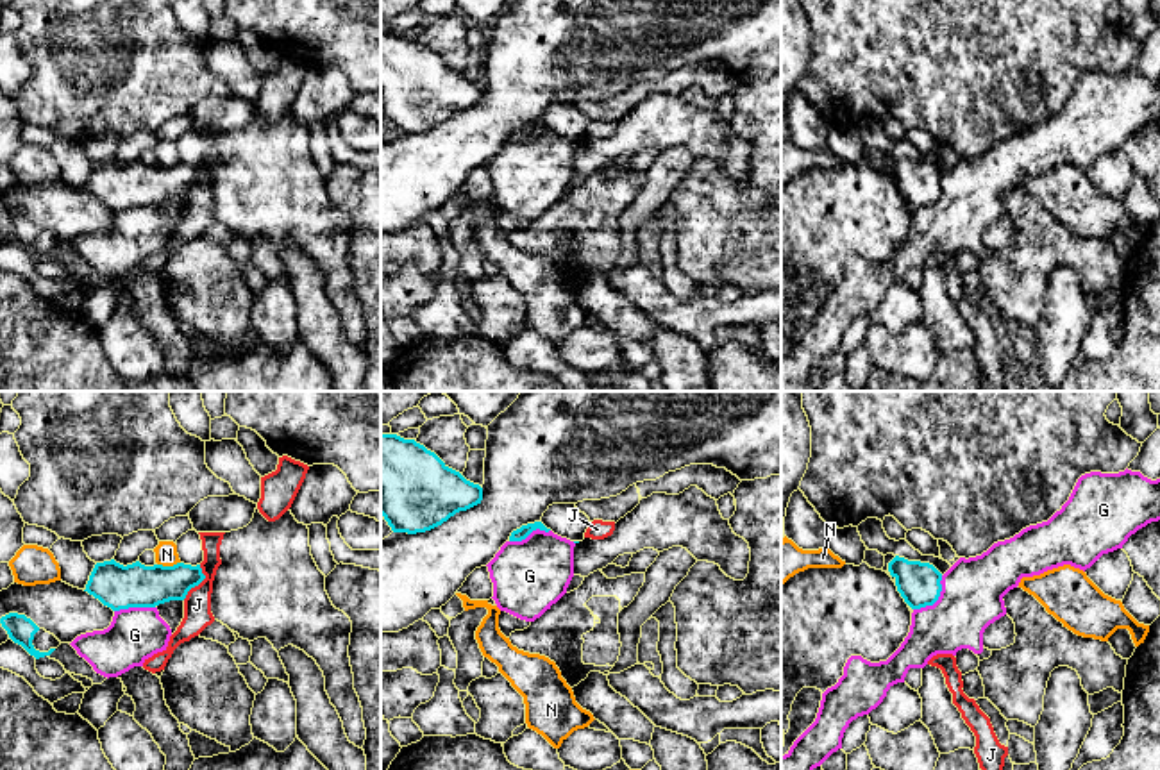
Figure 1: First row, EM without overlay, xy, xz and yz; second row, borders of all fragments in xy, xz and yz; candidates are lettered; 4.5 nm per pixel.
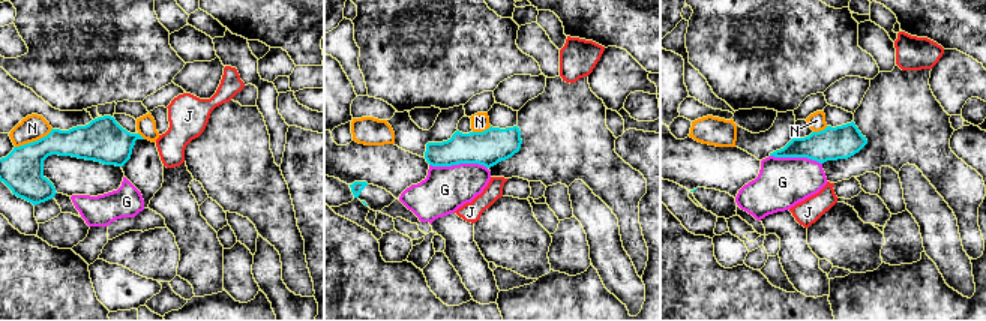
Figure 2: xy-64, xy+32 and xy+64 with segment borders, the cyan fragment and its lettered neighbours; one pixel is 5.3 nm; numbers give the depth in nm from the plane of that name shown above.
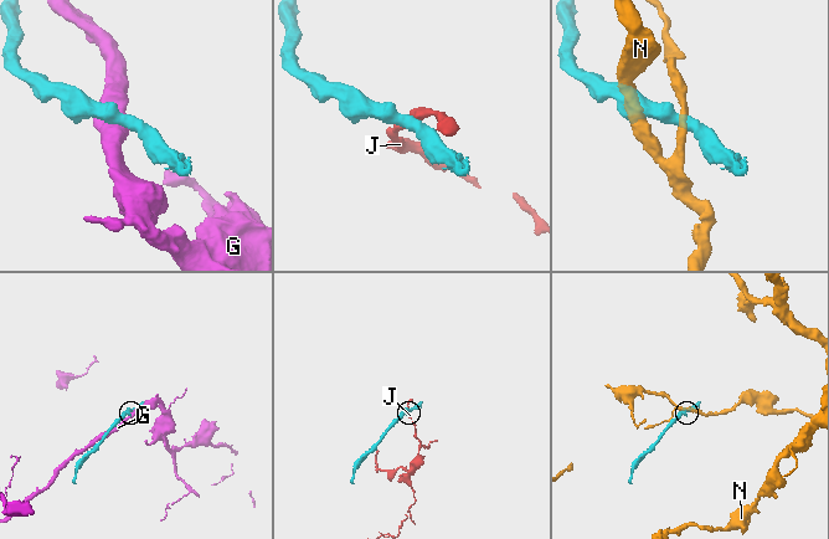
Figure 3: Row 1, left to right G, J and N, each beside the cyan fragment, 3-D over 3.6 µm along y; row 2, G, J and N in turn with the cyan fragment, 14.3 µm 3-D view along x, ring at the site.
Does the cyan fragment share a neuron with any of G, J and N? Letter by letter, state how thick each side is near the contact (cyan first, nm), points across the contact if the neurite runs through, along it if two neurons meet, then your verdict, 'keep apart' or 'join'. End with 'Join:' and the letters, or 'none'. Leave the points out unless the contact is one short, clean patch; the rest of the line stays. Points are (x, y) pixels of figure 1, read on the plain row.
G: 190 nm thick on the cyan side, 280 nm on the other; border along yz (942, 175), (941, 195), (932, 204), (914, 209); keep apart
J: 190 nm thick on the cyan side, 130 nm on the other; border along xy (201, 165), (204, 177), (183, 199); keep apart
N: 200 nm thick on the cyan side, 100 nm on the other; keep apart
Join: none

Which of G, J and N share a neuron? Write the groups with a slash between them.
G / J / N

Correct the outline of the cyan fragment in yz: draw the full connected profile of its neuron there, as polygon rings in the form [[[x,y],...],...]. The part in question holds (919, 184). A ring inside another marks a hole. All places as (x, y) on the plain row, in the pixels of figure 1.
[[[895,155],[888,163],[897,191],[912,209],[933,205],[942,191],[942,173],[929,163],[908,161]]]

